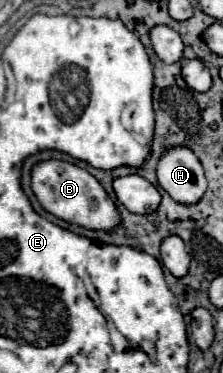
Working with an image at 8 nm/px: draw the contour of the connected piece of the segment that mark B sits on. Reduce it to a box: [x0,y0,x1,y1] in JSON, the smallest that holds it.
[32,159,120,231]

